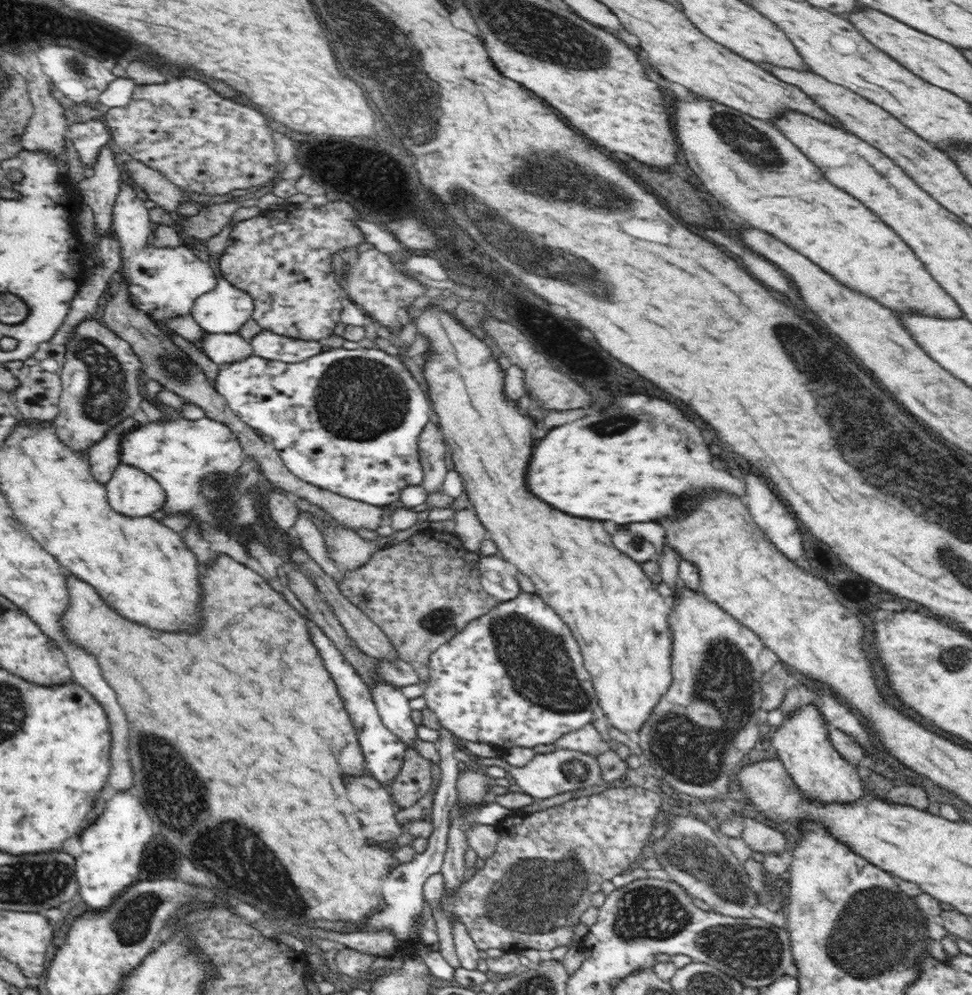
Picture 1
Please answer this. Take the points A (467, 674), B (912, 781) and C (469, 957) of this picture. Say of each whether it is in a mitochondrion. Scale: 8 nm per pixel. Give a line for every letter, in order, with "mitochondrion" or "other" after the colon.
A: other
B: other
C: other

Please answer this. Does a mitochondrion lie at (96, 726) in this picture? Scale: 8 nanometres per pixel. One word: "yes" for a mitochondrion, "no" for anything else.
no

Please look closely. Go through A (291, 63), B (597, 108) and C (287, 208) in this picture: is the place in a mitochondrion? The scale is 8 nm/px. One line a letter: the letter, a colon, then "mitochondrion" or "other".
A: other
B: other
C: other

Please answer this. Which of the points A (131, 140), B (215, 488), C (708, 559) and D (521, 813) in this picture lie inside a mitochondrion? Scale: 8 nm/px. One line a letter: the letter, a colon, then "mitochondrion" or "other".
A: other
B: mitochondrion
C: other
D: other

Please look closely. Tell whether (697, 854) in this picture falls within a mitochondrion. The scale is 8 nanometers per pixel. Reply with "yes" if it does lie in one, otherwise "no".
yes

